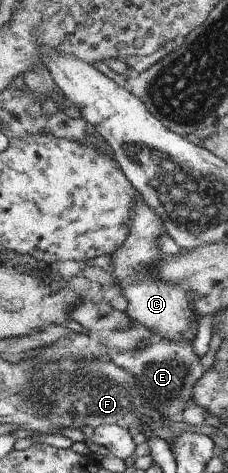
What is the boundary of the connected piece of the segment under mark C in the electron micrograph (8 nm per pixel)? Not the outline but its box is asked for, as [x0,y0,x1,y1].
[109,197,197,342]

